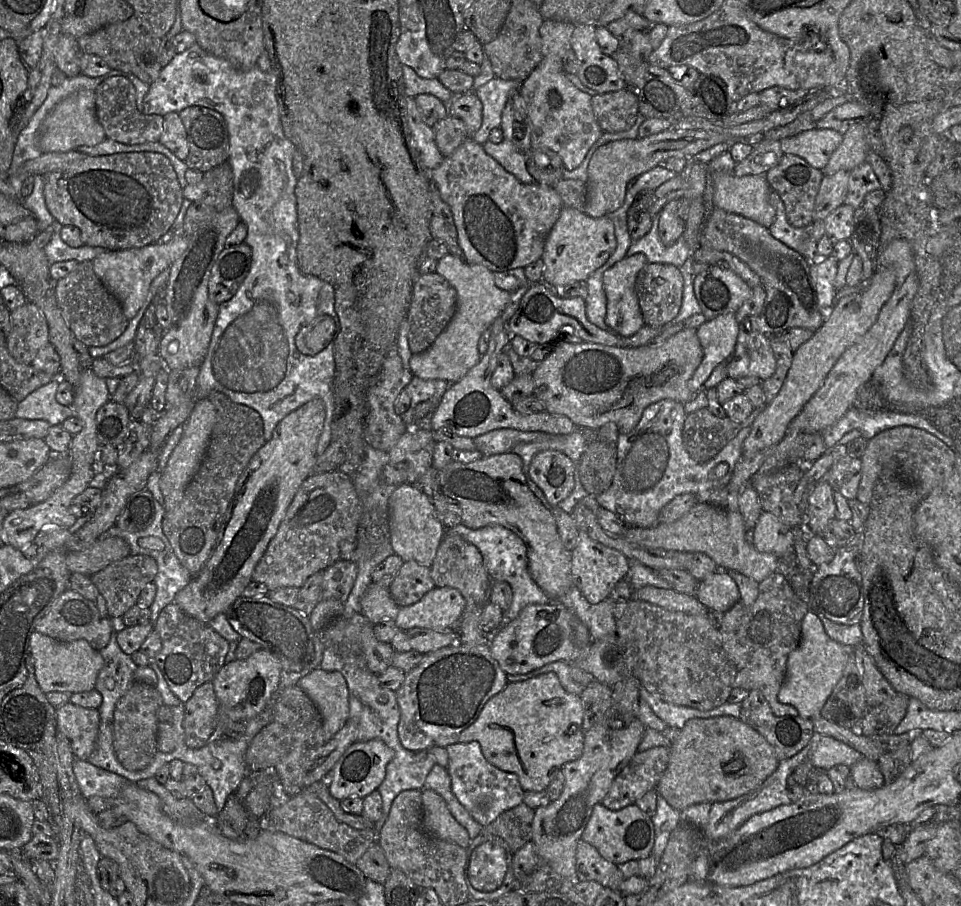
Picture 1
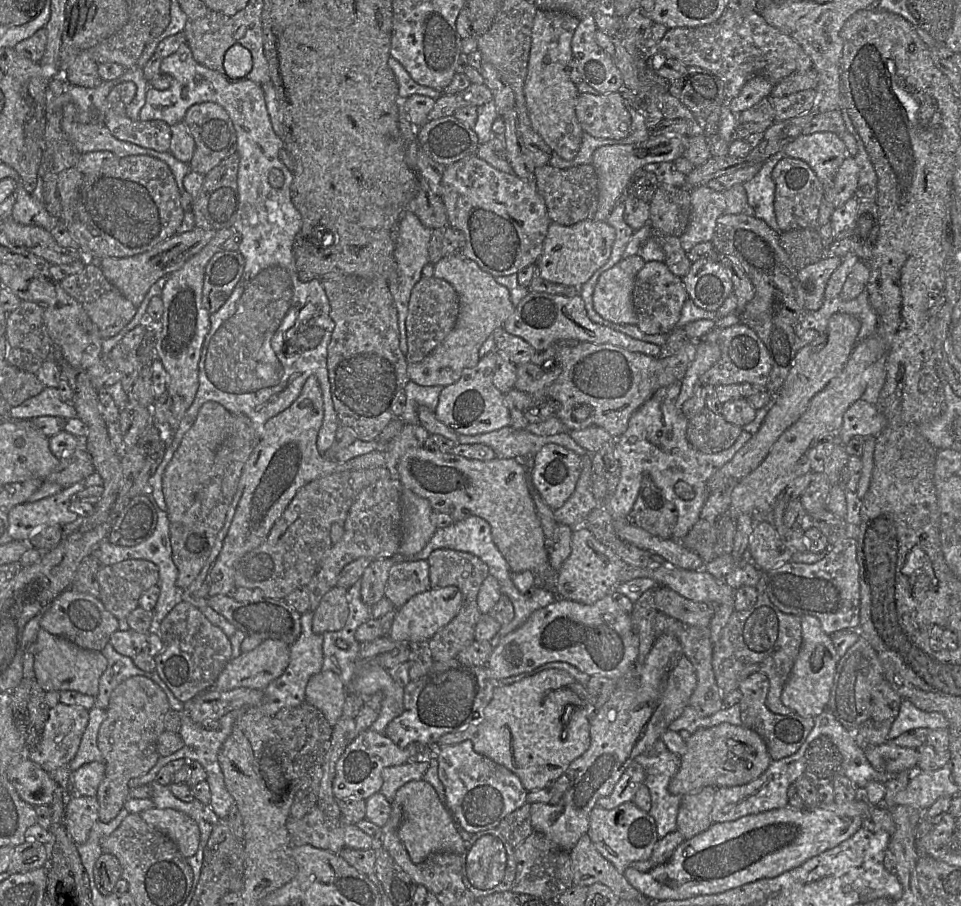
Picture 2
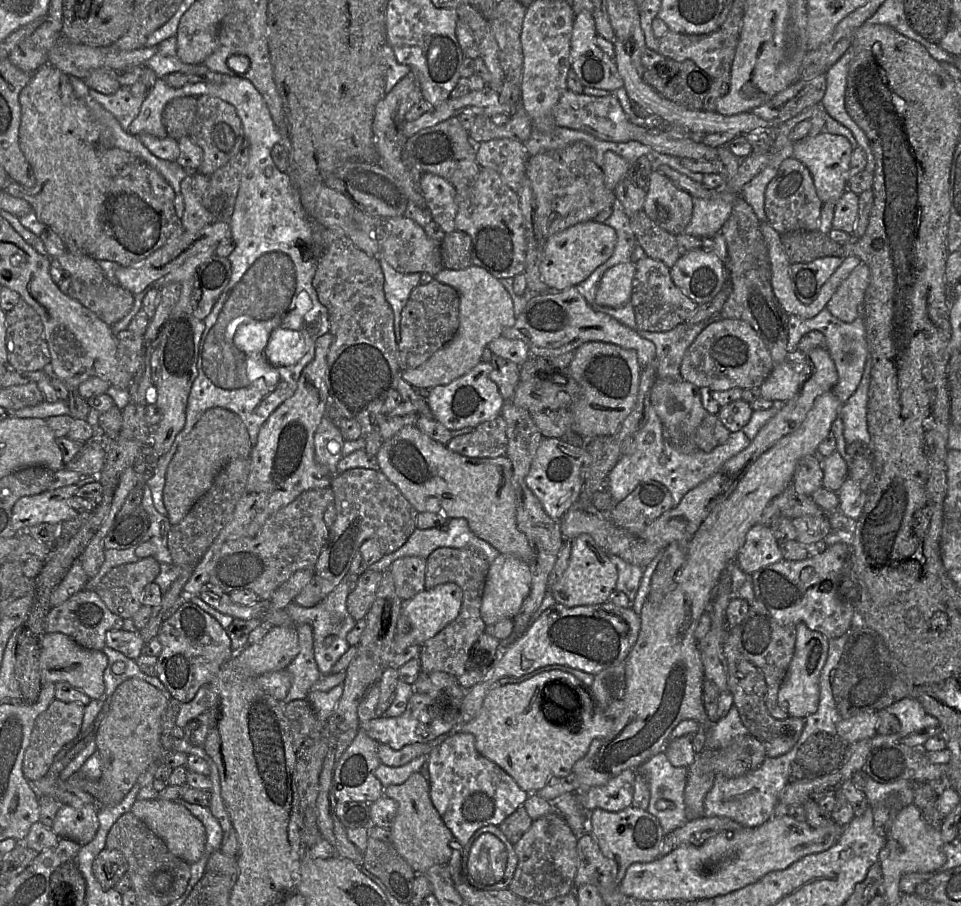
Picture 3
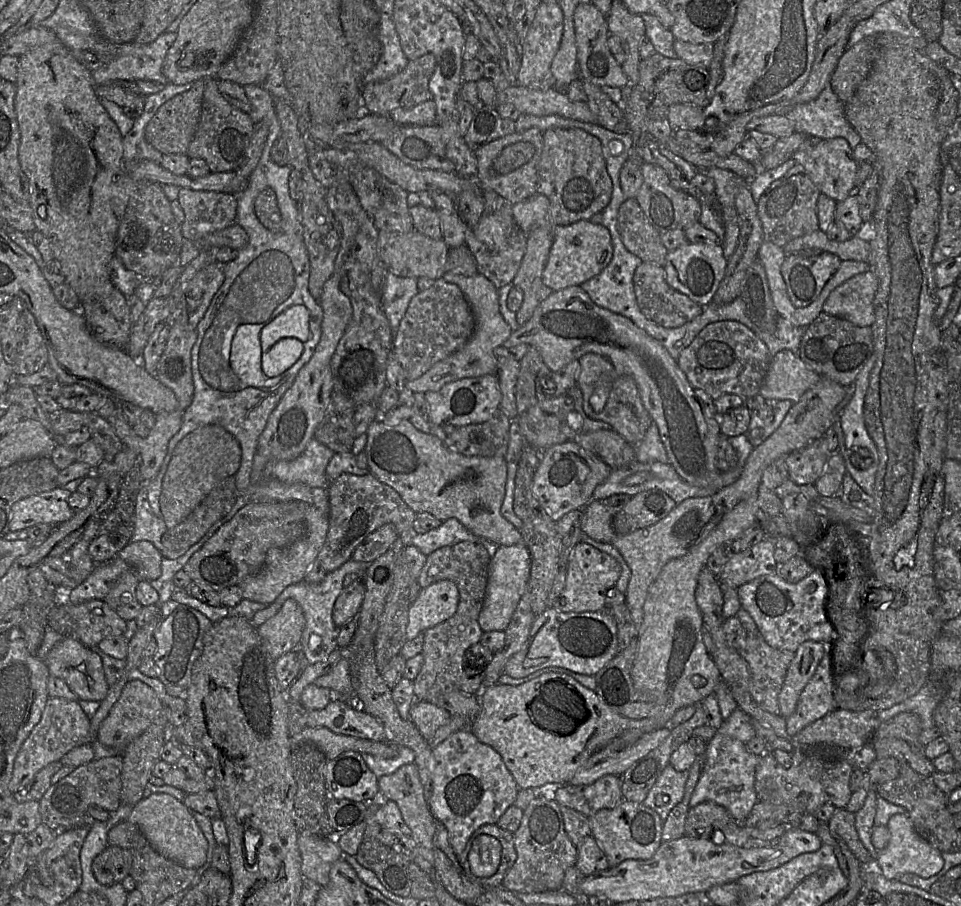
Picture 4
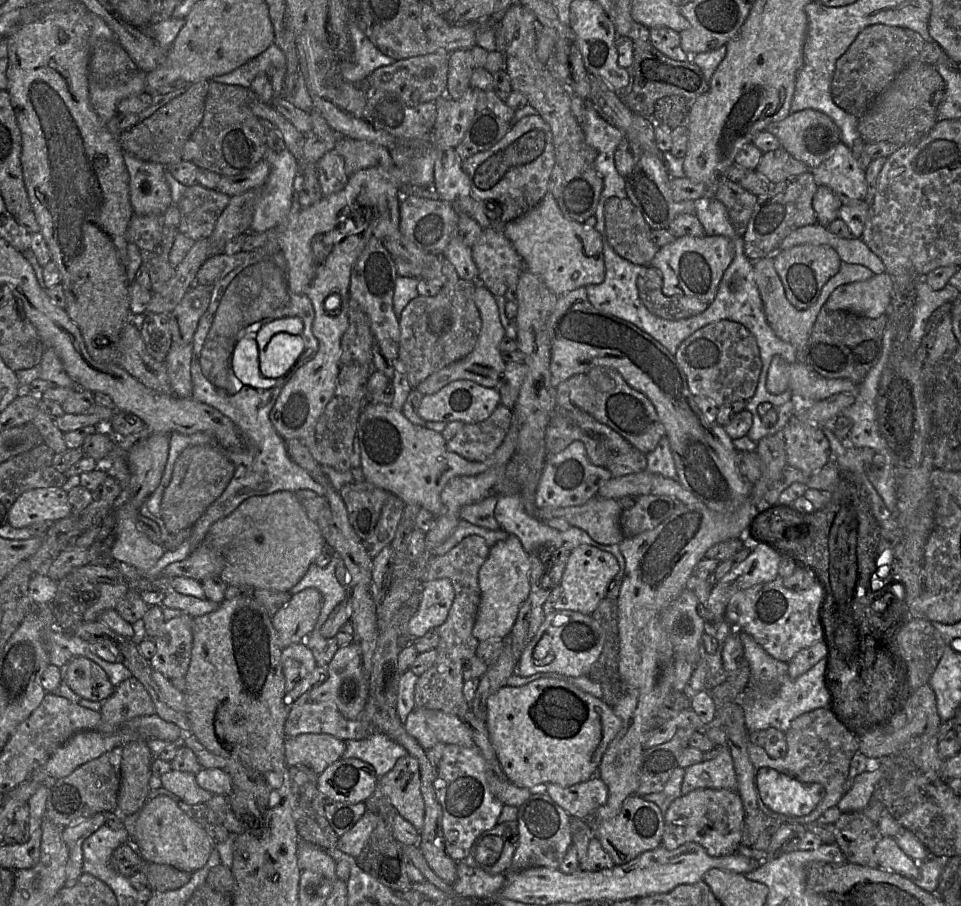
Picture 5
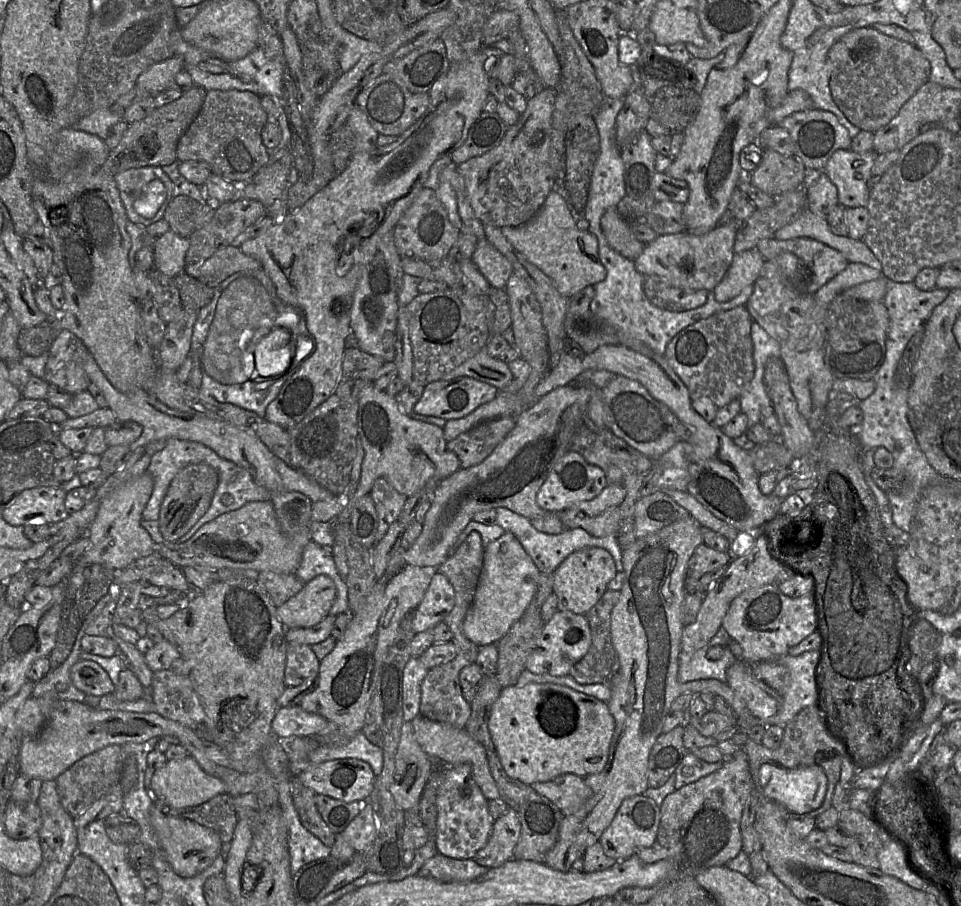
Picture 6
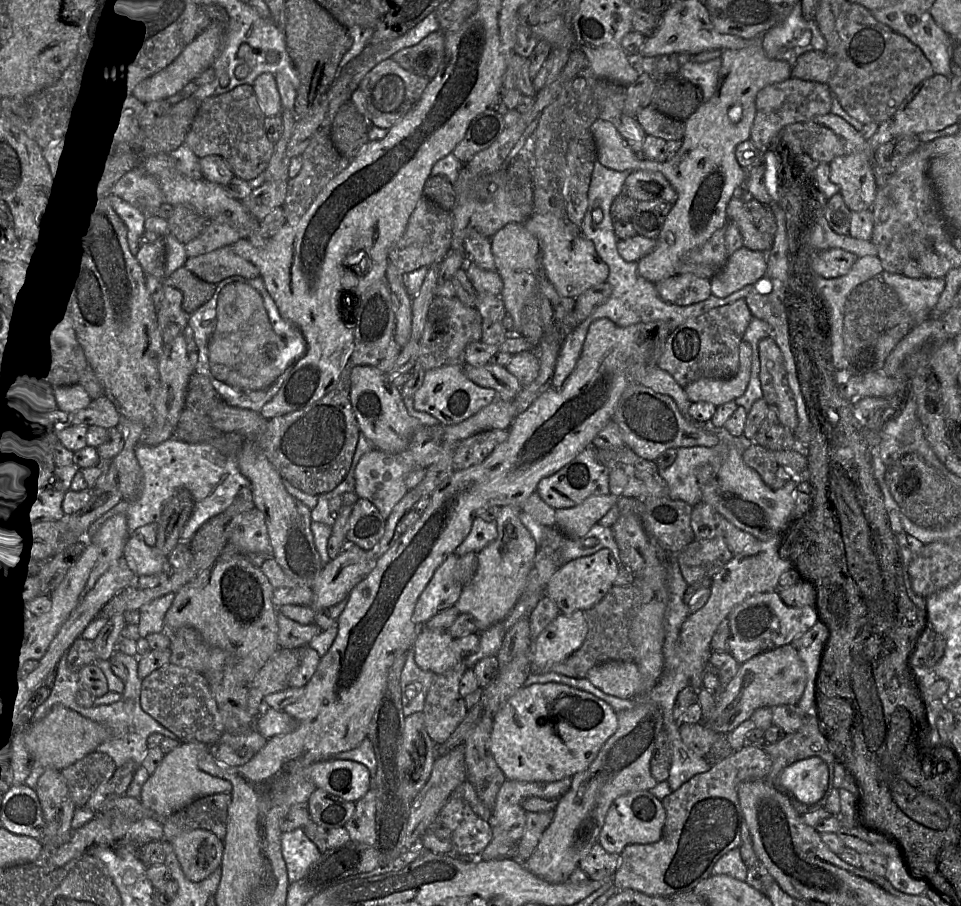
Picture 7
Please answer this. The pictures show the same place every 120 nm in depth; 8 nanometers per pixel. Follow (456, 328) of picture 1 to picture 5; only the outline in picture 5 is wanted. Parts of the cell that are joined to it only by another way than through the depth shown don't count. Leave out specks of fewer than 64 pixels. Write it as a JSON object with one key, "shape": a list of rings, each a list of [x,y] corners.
{"shape":[[[481,283],[476,284],[474,301],[482,320],[482,326],[475,348],[464,358],[447,365],[422,381],[416,387],[422,394],[435,394],[447,384],[459,379],[471,380],[482,386],[498,389],[498,384],[506,366],[506,362],[502,359],[501,351],[499,350],[499,344],[505,336],[505,330],[500,321],[498,304],[495,296]]]}

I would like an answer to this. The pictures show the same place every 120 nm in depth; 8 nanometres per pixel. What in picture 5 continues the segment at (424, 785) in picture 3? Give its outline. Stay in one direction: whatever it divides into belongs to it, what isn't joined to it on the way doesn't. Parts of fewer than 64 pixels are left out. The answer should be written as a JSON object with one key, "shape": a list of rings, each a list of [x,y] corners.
{"shape":[[[409,754],[400,757],[394,767],[379,778],[379,783],[394,810],[421,833],[425,809],[417,759]]]}

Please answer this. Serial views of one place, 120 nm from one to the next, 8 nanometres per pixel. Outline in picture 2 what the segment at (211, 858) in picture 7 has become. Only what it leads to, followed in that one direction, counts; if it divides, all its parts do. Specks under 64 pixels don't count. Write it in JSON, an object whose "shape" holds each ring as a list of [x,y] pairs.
{"shape":[[[157,807],[146,809],[140,815],[146,823],[168,836],[186,859],[196,854],[200,831],[188,815],[171,808]]]}

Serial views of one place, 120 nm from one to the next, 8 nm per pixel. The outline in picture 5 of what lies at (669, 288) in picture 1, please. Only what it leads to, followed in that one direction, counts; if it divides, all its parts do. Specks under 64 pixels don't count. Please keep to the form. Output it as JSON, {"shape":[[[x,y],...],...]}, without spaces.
{"shape":[[[646,266],[637,277],[639,297],[645,307],[654,315],[667,320],[680,320],[702,313],[708,306],[701,300],[686,295],[665,295],[660,272]]]}

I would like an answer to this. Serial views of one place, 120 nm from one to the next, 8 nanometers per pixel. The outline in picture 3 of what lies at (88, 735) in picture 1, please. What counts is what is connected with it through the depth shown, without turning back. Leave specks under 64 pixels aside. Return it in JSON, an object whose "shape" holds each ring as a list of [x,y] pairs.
{"shape":[[[55,698],[48,708],[37,717],[30,736],[29,746],[23,758],[22,771],[28,781],[33,782],[45,776],[55,756],[64,746],[79,736],[84,709],[85,706],[81,703],[66,703]]]}

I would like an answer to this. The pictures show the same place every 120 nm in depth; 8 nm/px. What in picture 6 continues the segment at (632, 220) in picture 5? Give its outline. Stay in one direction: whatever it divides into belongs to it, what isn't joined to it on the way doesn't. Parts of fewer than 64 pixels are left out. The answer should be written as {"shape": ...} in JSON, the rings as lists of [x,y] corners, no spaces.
{"shape":[[[616,207],[607,208],[601,217],[601,230],[609,246],[634,262],[642,253],[645,244],[636,239],[631,223],[618,214]]]}

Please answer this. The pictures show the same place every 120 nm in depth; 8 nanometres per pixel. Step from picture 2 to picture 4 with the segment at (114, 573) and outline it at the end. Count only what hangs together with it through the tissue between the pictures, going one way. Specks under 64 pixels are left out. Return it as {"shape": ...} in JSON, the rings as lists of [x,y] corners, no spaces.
{"shape":[[[130,569],[120,575],[104,601],[125,621],[136,619],[142,605],[136,598],[136,588],[140,579]]]}

